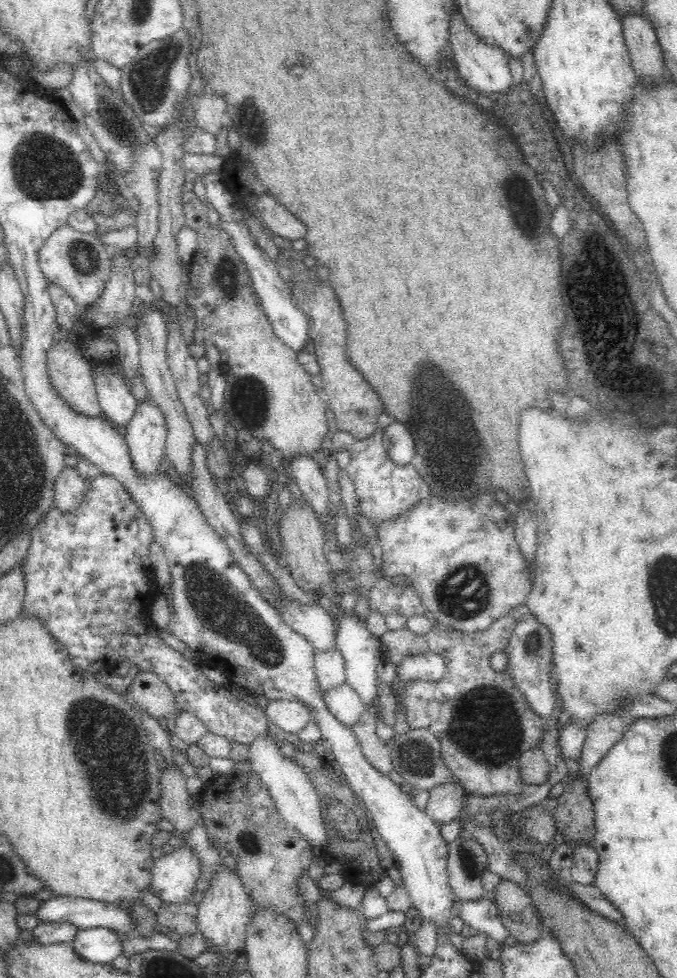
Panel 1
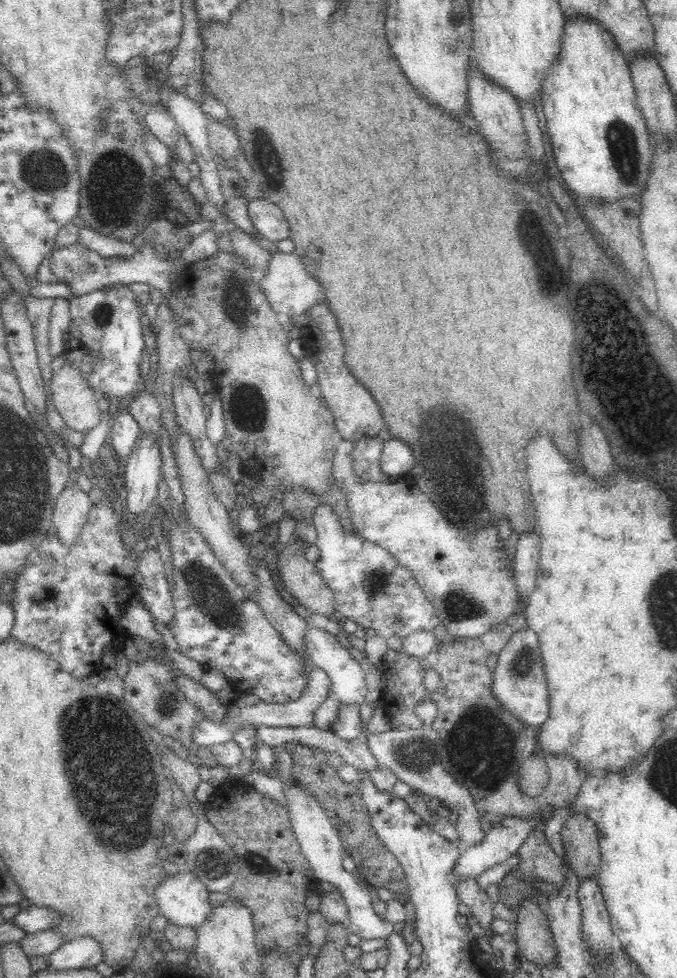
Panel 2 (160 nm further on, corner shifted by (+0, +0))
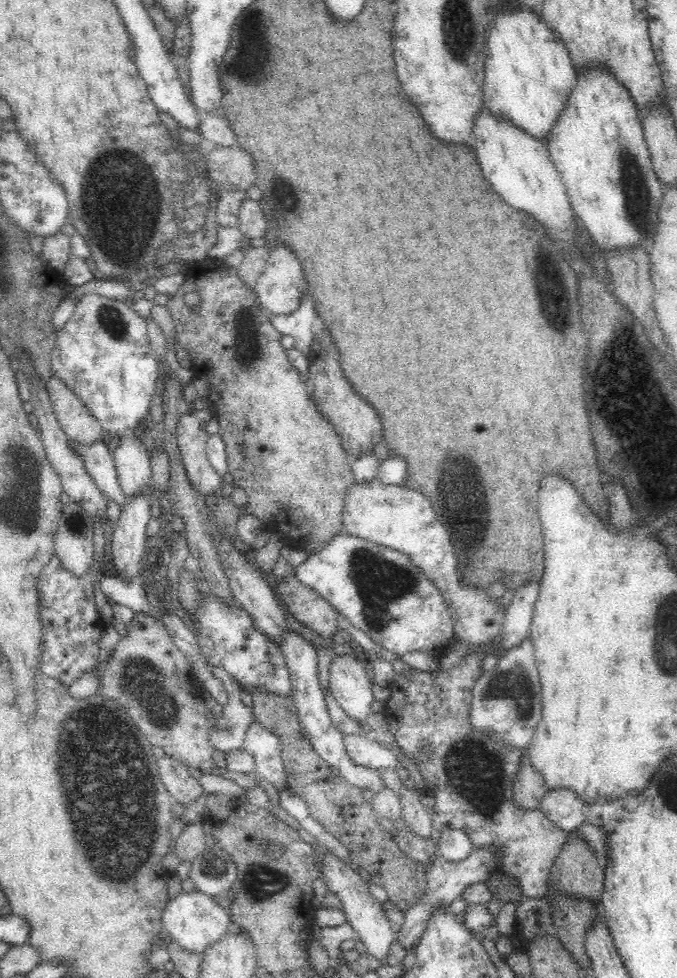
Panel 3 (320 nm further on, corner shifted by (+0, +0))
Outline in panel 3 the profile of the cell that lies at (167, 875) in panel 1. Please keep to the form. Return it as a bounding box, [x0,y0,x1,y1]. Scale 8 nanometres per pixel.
[162,890,232,957]

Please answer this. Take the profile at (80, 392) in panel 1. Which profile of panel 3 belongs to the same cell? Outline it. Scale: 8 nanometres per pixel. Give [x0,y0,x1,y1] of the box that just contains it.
[46,377,103,445]

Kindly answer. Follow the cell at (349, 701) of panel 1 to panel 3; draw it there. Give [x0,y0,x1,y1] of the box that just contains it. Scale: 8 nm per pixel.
[343,733,400,768]

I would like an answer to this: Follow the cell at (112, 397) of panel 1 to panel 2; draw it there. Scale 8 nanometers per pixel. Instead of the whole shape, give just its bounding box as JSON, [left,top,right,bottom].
[110,405,141,475]

